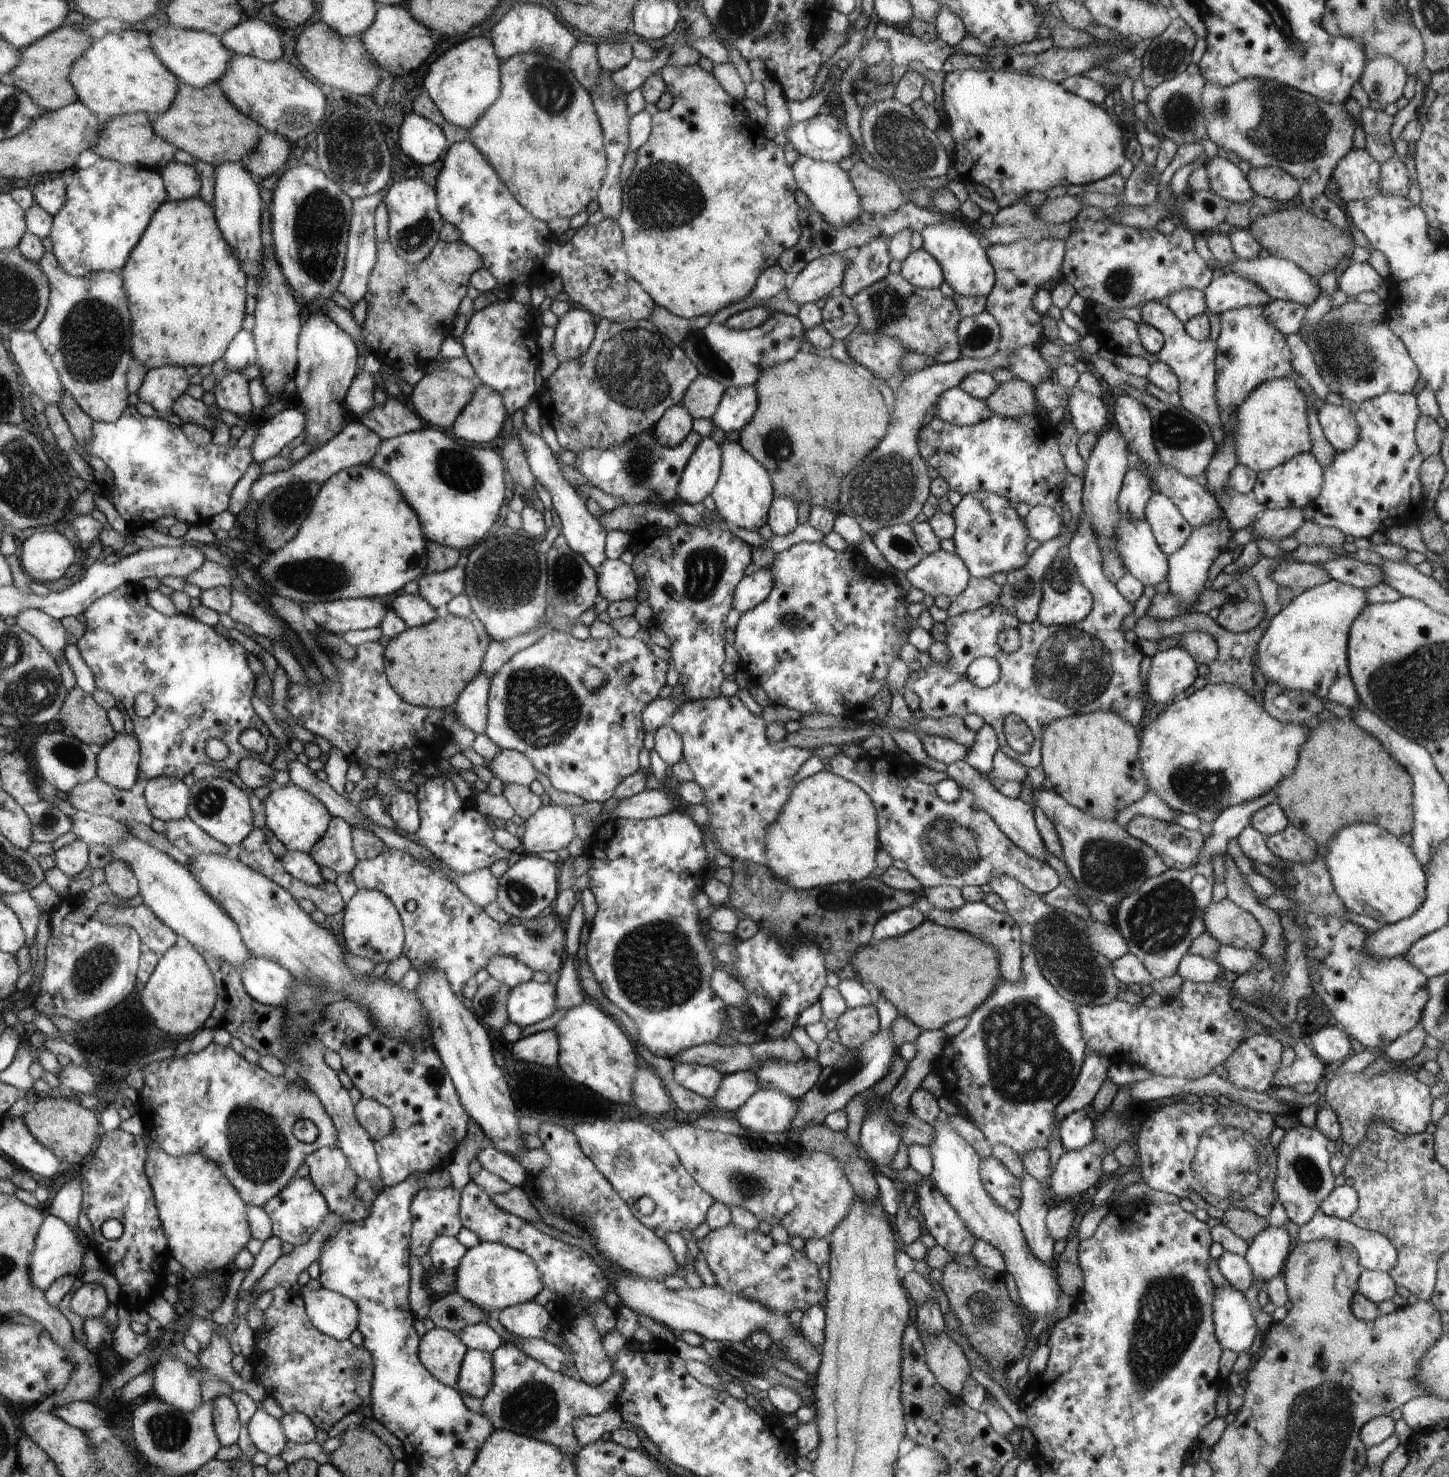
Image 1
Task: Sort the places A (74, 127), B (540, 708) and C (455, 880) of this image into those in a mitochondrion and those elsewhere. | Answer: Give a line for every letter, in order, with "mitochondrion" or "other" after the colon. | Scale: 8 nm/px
A: other
B: mitochondrion
C: other

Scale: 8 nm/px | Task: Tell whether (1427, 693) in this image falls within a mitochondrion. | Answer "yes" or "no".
yes

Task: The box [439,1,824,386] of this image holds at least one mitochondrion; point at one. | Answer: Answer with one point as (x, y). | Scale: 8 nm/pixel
(662, 196)

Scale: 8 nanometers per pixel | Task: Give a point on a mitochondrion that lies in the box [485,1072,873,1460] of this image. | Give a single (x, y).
(533, 1406)

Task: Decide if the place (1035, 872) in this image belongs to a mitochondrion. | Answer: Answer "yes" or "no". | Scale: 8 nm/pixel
no

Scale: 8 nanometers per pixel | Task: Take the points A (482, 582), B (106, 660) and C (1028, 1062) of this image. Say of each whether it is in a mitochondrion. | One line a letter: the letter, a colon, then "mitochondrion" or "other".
A: mitochondrion
B: other
C: mitochondrion

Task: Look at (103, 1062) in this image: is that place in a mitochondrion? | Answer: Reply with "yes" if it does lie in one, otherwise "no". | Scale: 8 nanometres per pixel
no

